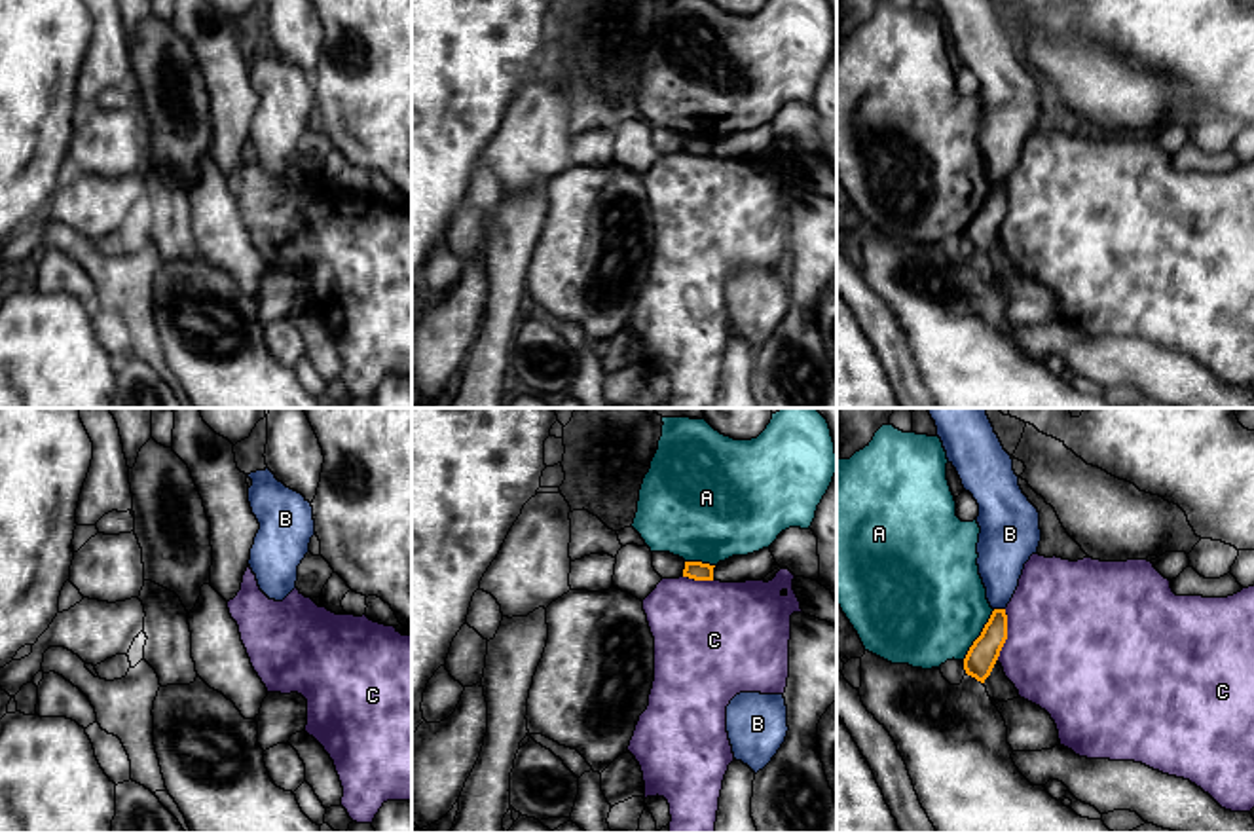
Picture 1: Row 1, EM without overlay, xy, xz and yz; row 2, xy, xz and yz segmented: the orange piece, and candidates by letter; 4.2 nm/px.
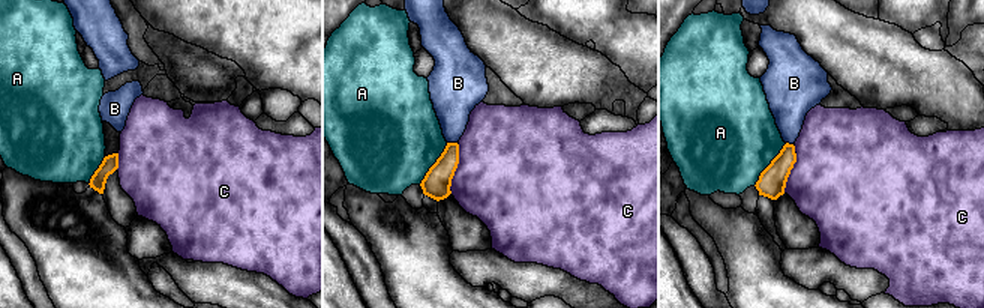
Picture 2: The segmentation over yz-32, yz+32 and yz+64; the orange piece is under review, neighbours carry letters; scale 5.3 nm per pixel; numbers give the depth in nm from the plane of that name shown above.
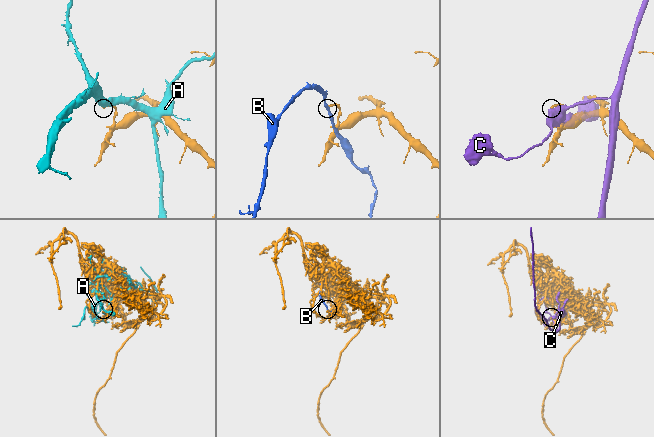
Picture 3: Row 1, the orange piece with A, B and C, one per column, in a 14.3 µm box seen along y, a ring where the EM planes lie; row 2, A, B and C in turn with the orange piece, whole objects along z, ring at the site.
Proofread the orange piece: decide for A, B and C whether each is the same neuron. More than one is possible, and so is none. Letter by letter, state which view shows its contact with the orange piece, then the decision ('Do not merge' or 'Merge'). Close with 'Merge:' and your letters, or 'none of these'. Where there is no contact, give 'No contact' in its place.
A: Touches orange in yz. Do not merge
B: Touches orange in yz. Do not merge
C: Touches orange in yz. Do not merge
Merge: none of these

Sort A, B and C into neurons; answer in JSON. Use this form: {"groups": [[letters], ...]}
{"groups": [["A"], ["B"], ["C"]]}

